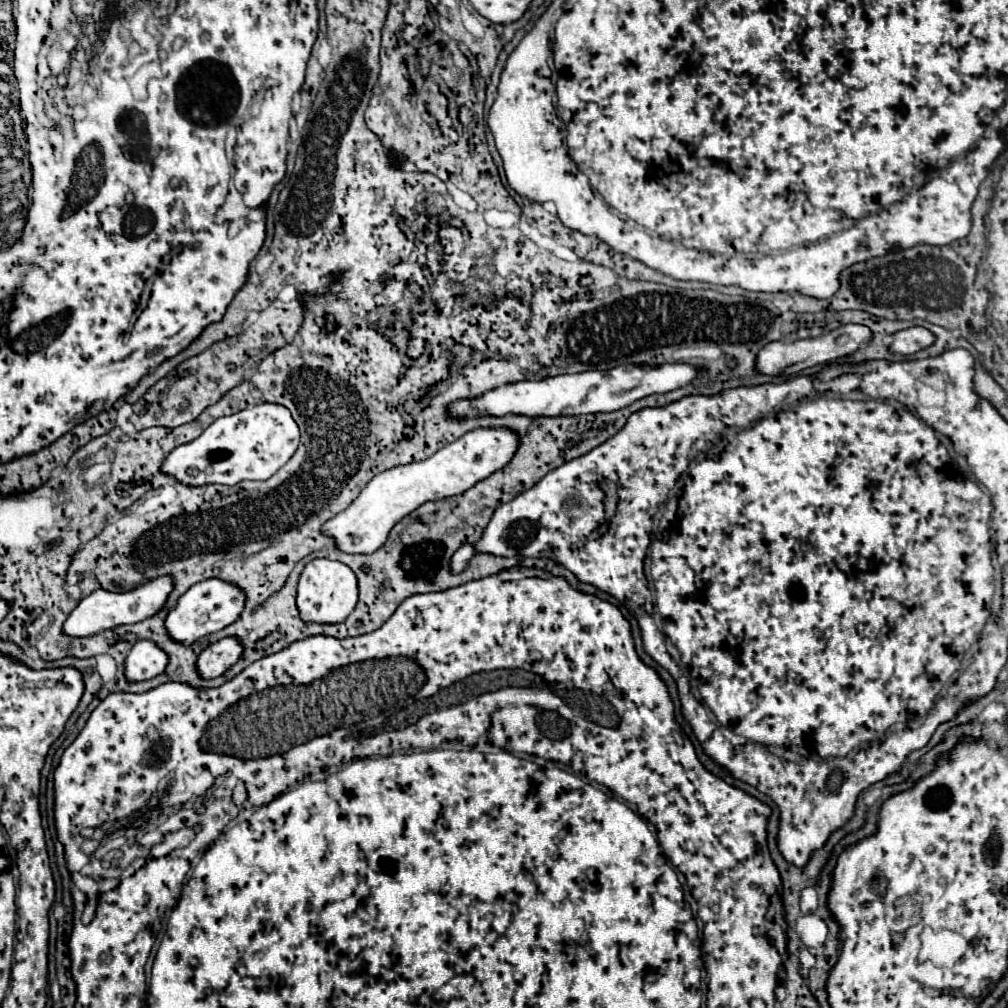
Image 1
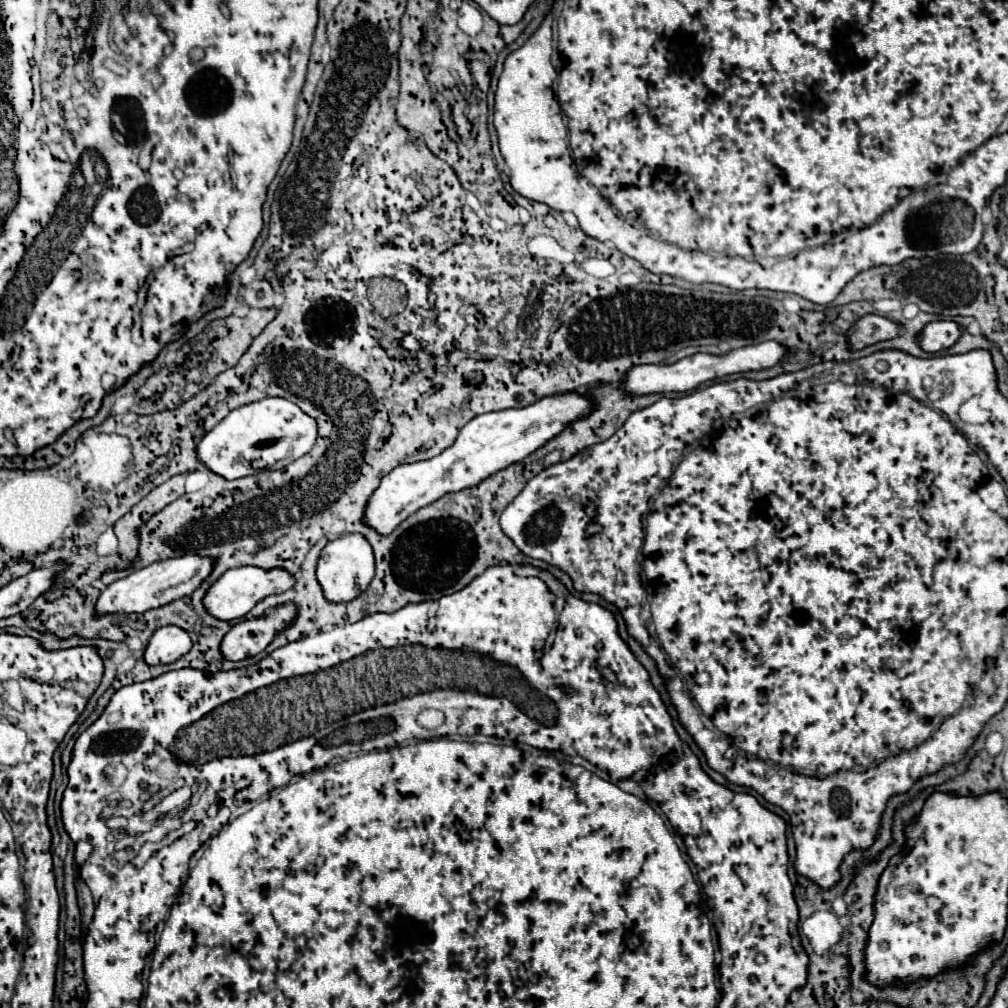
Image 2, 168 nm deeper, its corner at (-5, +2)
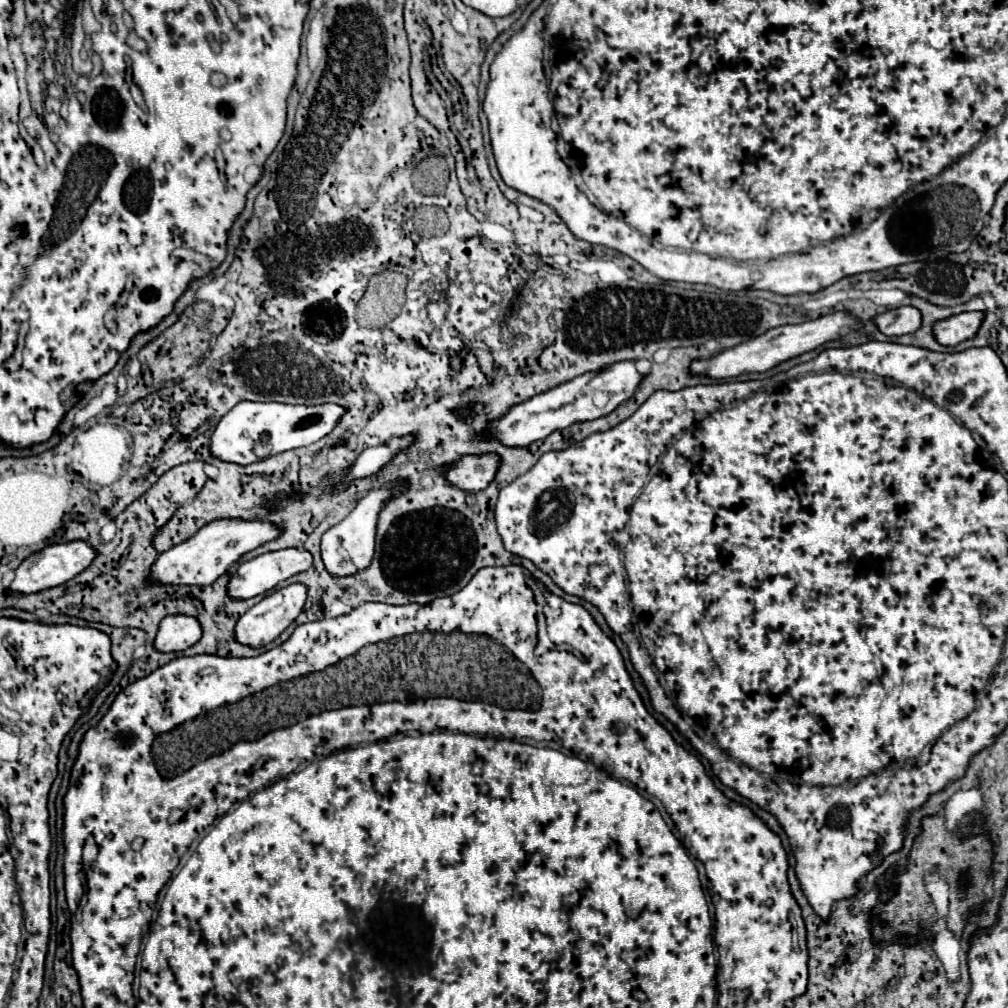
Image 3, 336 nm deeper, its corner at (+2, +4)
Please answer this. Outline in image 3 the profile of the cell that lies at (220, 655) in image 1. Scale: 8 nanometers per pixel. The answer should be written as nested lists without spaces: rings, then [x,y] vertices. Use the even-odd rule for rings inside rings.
[[[292,583],[288,587],[282,587],[274,591],[272,595],[264,597],[260,603],[256,603],[252,609],[248,609],[236,623],[236,639],[250,647],[262,647],[272,643],[302,611],[308,597],[308,587],[300,583]]]

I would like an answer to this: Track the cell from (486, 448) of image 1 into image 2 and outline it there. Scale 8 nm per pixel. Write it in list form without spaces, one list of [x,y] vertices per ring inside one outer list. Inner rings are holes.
[[[553,395],[545,397],[523,409],[505,409],[497,413],[483,413],[471,419],[451,447],[433,459],[405,463],[387,473],[379,487],[371,493],[367,507],[363,509],[361,523],[375,529],[379,535],[391,535],[409,515],[421,507],[441,499],[447,493],[457,493],[467,487],[479,485],[493,473],[525,459],[535,449],[553,439],[565,425],[585,417],[591,411],[591,403],[581,395]]]

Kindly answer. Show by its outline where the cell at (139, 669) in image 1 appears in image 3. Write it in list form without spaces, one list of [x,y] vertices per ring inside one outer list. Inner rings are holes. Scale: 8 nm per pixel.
[[[170,615],[164,617],[154,641],[154,647],[158,651],[186,651],[194,643],[198,643],[202,637],[200,621],[196,617],[188,615]]]

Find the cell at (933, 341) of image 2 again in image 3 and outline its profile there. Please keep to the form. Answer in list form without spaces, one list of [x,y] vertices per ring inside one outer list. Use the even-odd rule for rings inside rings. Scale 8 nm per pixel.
[[[968,311],[968,313],[952,315],[934,325],[934,335],[936,335],[938,343],[954,347],[966,339],[972,339],[976,335],[976,331],[980,329],[982,321],[984,321],[982,311]]]

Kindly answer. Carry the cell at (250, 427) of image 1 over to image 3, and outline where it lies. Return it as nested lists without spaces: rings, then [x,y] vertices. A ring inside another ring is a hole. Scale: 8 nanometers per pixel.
[[[242,401],[220,419],[212,435],[212,453],[222,461],[250,465],[254,461],[260,461],[262,457],[316,443],[340,423],[344,413],[346,409],[336,403],[286,405],[286,403]]]

